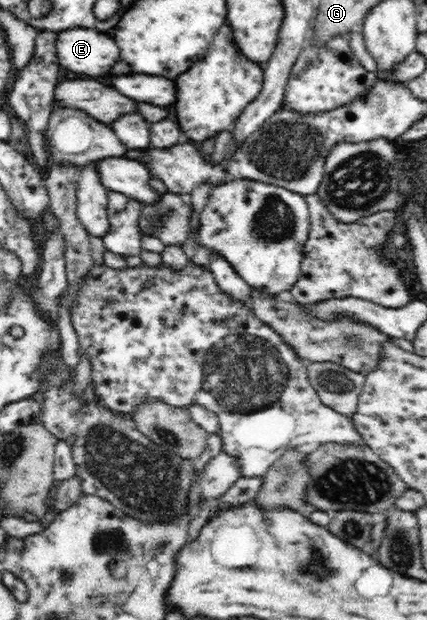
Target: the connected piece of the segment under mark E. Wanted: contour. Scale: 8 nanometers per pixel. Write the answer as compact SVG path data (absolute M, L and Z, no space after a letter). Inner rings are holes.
M67 29L57 35L56 45L59 65L88 77L103 77L121 61L115 41L95 29Z

